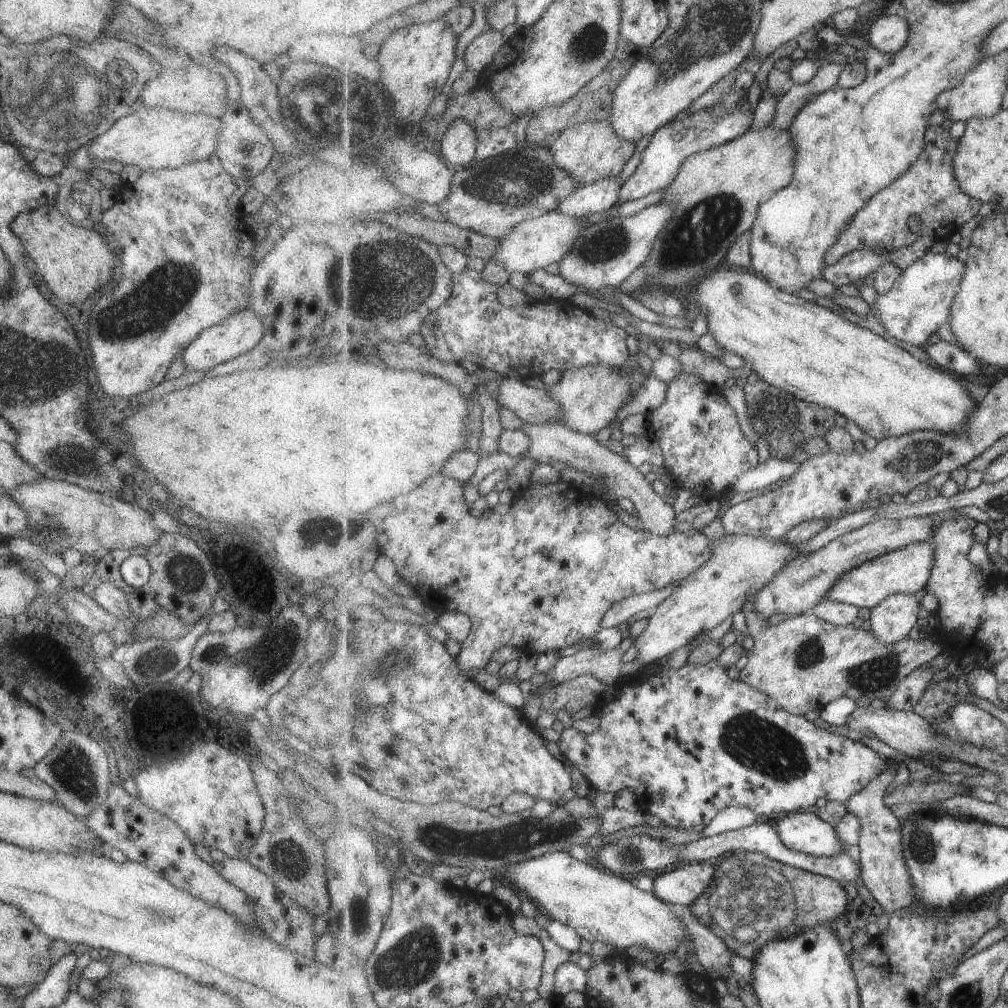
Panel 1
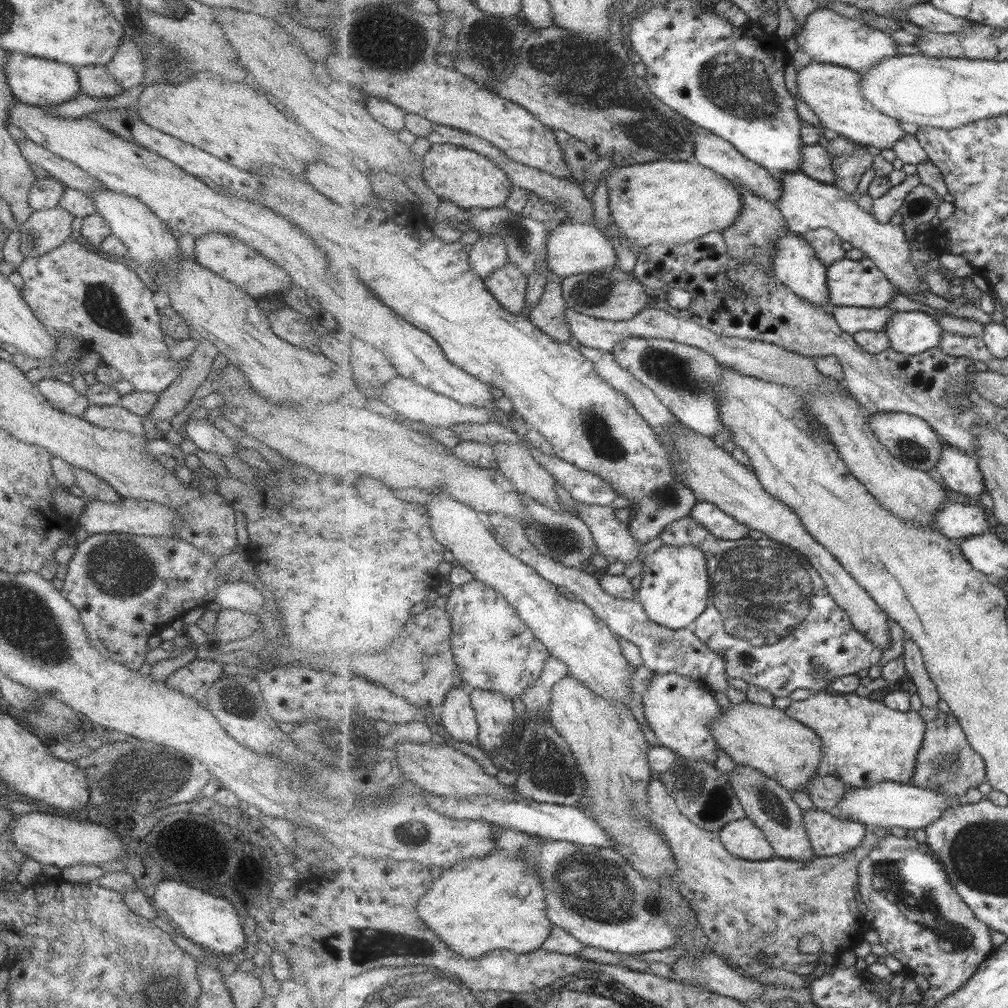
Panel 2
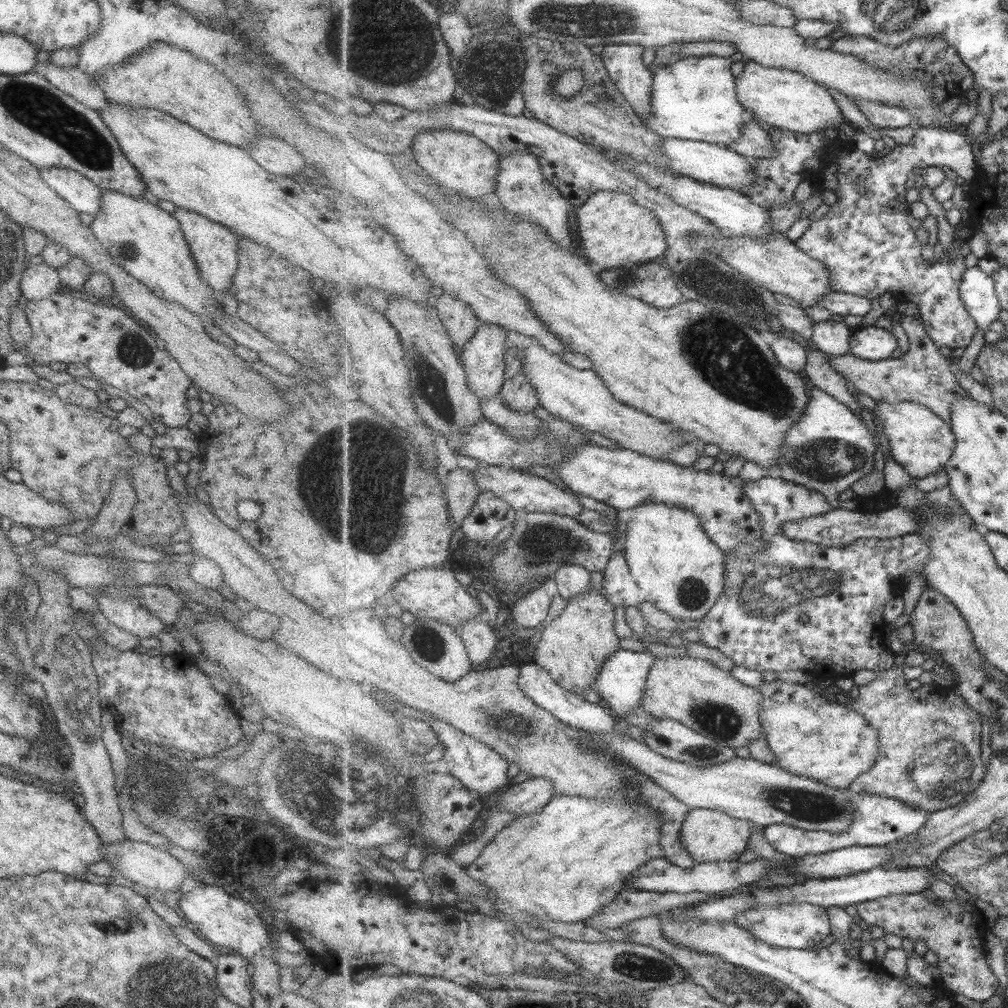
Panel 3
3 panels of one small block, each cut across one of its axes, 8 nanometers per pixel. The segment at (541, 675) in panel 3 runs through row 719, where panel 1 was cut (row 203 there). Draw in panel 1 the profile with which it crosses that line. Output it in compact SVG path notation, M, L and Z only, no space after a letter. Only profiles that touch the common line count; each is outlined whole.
M619 176L599 180L593 184L580 185L571 198L561 200L559 212L567 216L587 216L588 214L601 214L615 206L621 196L623 182Z

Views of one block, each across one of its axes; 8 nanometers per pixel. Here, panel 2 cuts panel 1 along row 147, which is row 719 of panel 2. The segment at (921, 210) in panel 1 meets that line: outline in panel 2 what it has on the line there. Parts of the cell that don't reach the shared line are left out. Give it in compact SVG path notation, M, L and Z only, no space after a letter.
M923 706L919 711L927 724L925 740L919 756L917 756L917 768L911 784L919 787L927 787L955 797L960 802L967 794L969 788L977 788L986 781L987 769L985 759L973 750L969 735L961 726L961 722L955 715L946 714L935 707Z

